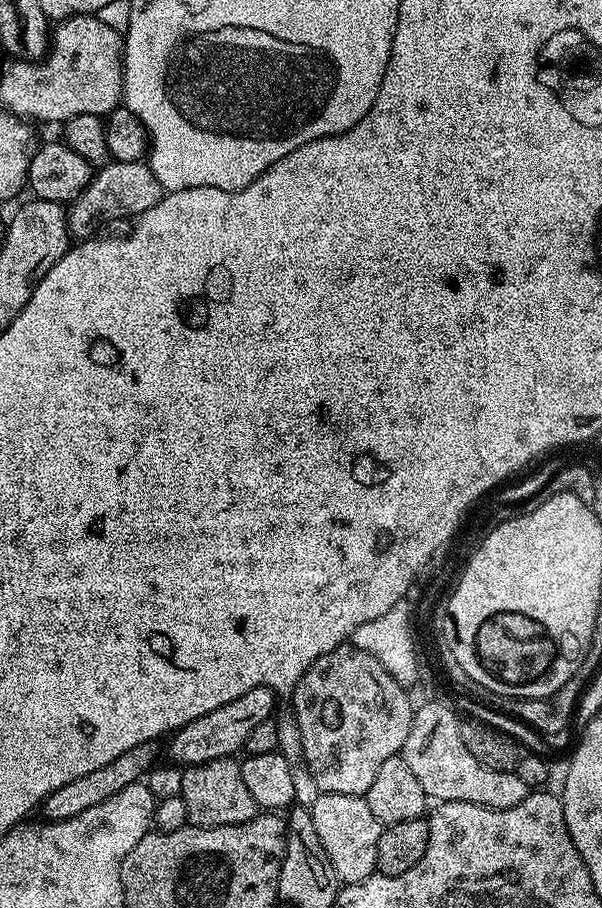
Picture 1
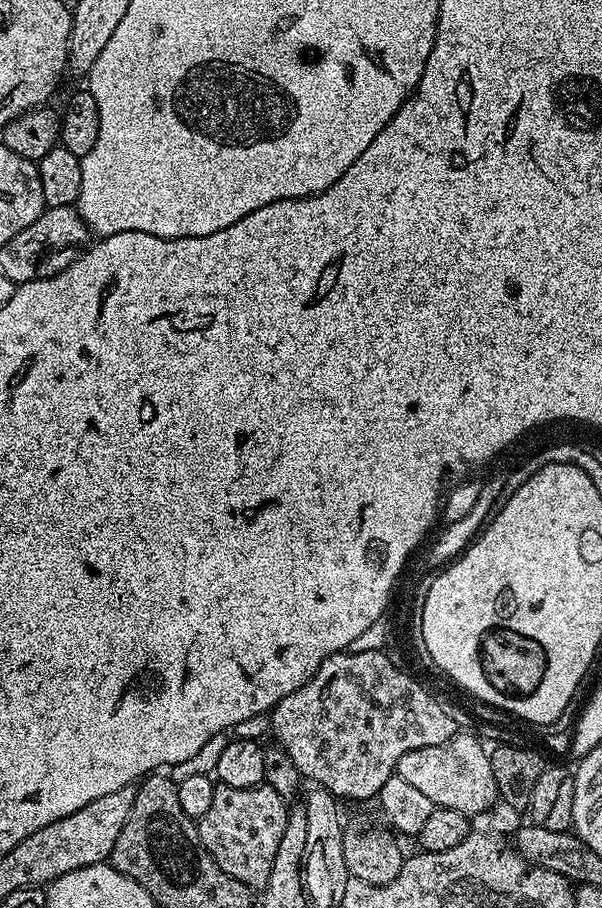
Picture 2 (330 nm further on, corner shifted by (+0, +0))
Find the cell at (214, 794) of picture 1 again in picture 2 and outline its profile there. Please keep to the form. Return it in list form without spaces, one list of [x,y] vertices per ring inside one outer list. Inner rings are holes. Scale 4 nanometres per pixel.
[[[217,786],[214,790],[214,803],[210,810],[198,822],[200,841],[206,851],[212,855],[214,862],[230,878],[238,878],[245,886],[253,890],[263,890],[270,882],[270,870],[274,867],[274,856],[278,854],[278,844],[282,842],[282,832],[286,830],[288,813],[290,811],[285,797],[278,794],[278,790],[261,786],[259,788],[226,788]]]

